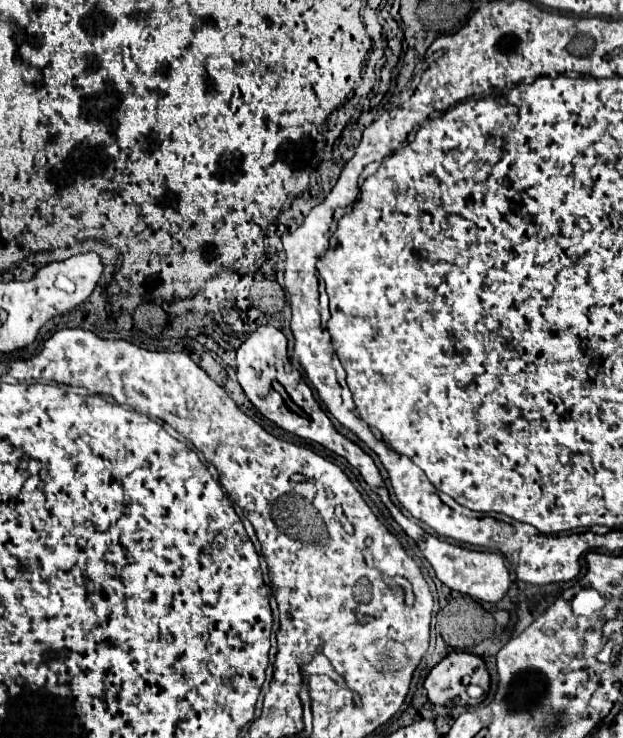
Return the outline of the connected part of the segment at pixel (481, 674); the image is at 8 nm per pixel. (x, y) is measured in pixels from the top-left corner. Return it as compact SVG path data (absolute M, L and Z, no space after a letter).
M453 651L429 671L425 689L433 705L447 705L451 699L459 699L461 705L477 705L481 699L471 699L465 689L469 683L477 683L489 691L489 681L489 671L479 655Z

